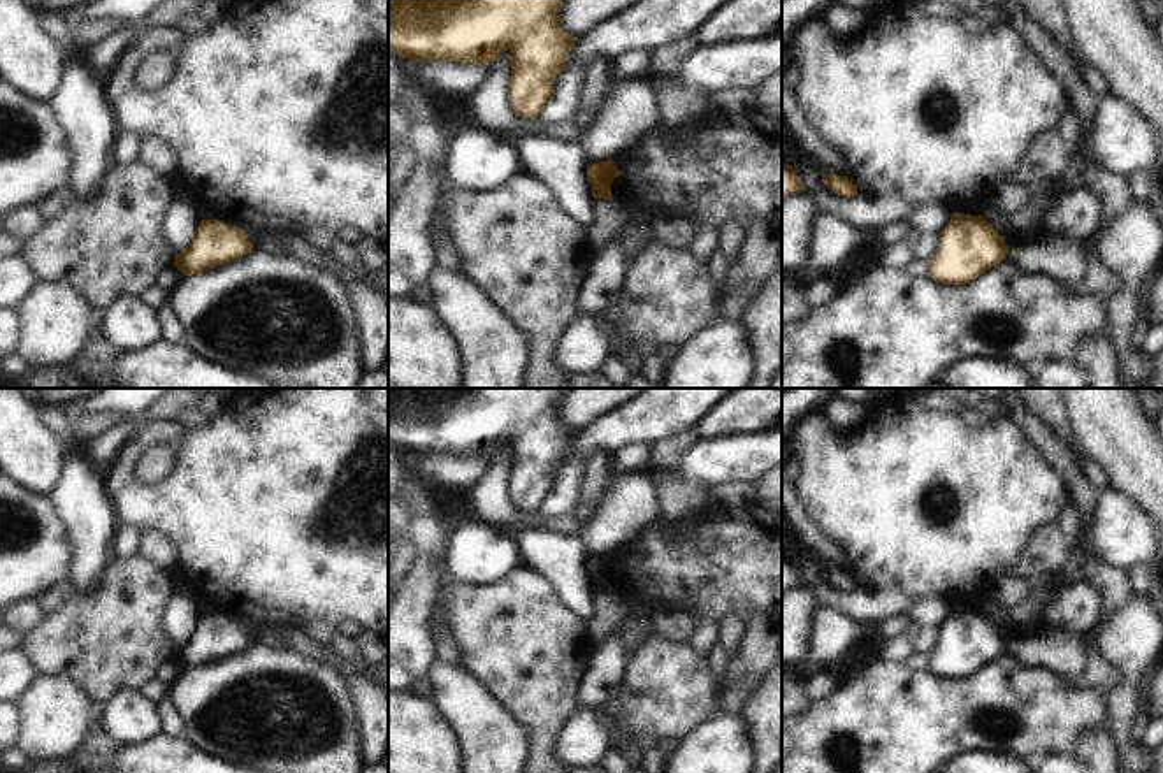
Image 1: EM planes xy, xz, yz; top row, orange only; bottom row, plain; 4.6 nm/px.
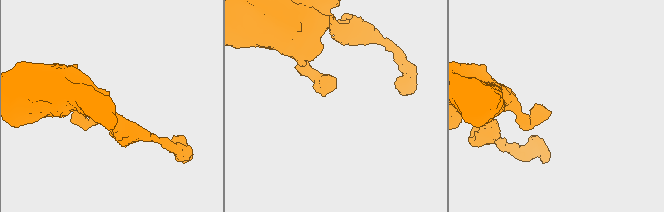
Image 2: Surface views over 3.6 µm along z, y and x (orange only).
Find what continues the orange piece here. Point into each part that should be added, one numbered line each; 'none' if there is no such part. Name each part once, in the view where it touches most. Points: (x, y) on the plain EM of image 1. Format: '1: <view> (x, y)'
none

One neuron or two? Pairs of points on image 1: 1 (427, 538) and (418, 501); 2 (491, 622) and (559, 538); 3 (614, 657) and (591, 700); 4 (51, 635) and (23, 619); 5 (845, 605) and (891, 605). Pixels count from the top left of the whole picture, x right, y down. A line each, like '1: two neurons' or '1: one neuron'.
1: one neuron
2: two neurons
3: one neuron
4: two neurons
5: one neuron

